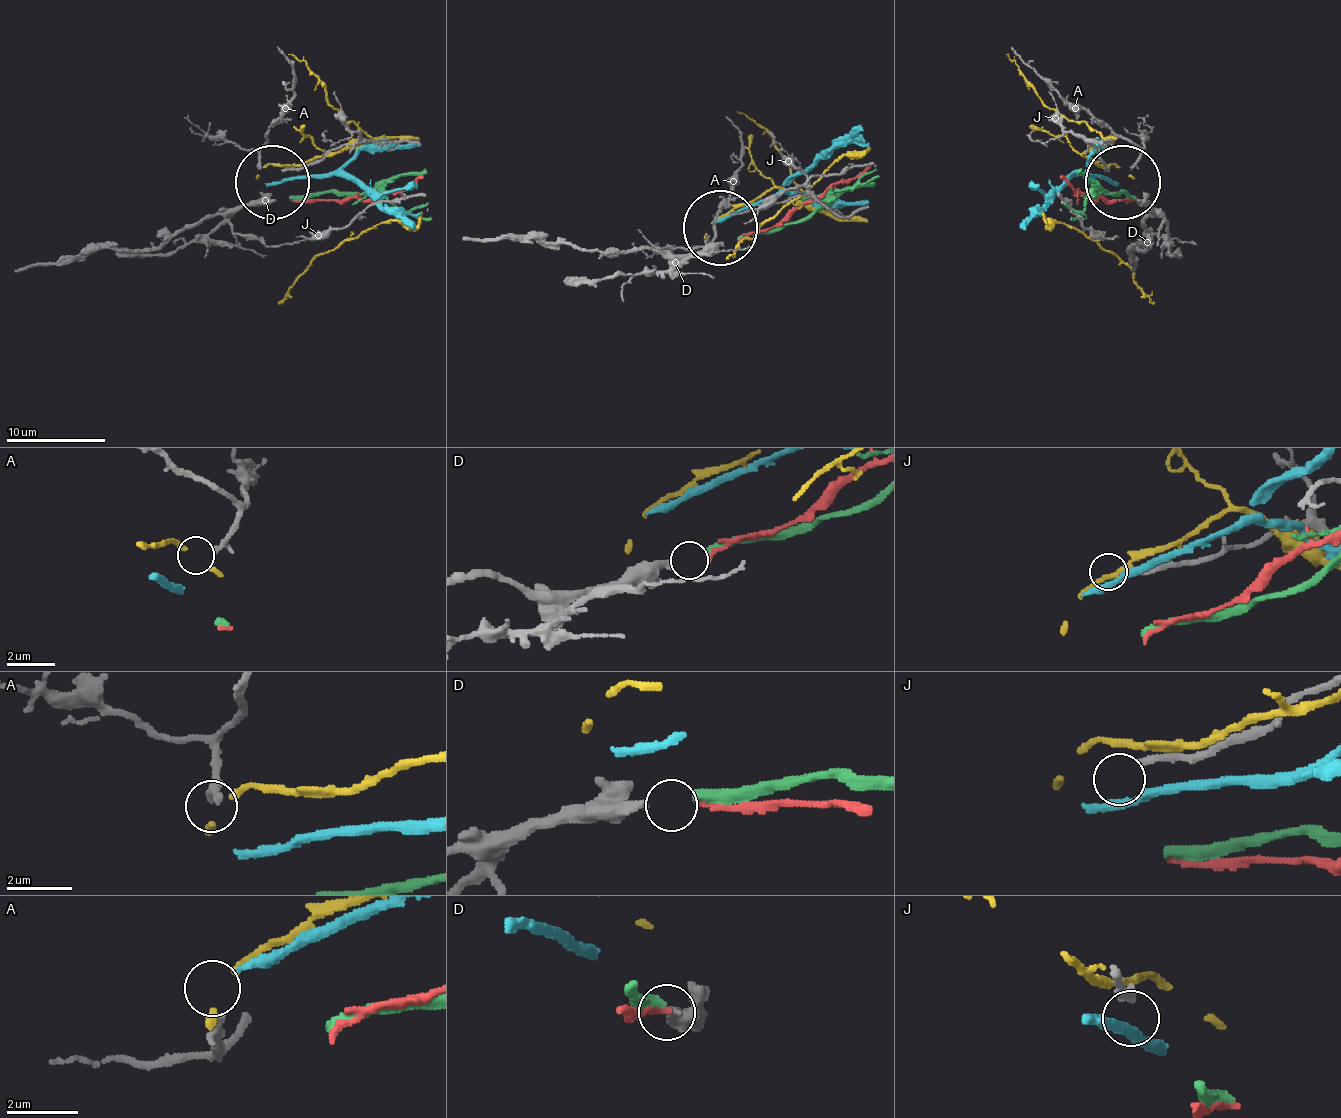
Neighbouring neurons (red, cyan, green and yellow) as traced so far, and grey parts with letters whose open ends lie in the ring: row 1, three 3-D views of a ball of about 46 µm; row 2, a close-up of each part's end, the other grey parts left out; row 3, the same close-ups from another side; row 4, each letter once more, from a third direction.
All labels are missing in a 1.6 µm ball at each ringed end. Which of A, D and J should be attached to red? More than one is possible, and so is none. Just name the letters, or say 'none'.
none

